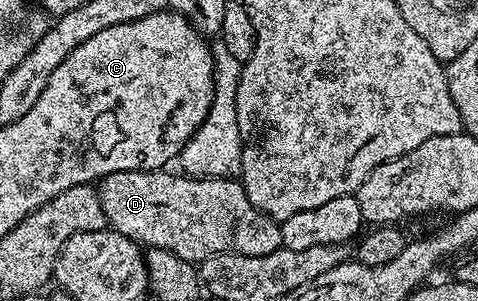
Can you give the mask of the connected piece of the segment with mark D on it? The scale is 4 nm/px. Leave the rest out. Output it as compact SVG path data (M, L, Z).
M137 169L101 178L96 188L107 226L143 247L163 249L191 263L225 253L268 255L282 248L281 224L252 207L241 180L166 172Z

